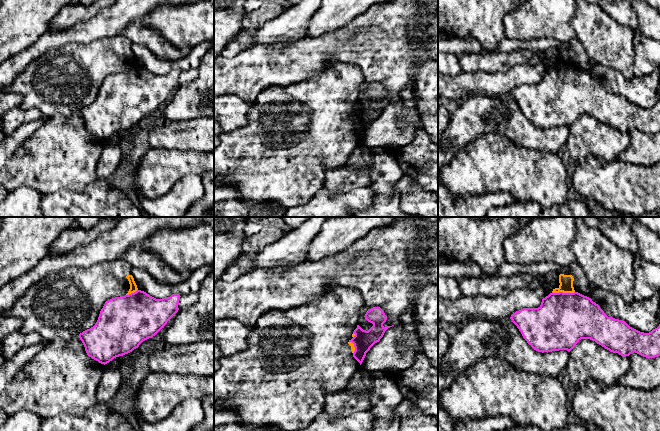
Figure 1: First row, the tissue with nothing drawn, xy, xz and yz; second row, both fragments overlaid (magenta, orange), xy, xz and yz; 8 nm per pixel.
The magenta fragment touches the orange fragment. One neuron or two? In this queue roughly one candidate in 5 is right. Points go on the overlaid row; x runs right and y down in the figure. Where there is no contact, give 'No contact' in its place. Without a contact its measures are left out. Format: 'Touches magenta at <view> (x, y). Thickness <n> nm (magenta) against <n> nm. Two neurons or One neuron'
Touches magenta at yz (562, 292). Thickness 420 nm (magenta) against 110 nm. Two neurons

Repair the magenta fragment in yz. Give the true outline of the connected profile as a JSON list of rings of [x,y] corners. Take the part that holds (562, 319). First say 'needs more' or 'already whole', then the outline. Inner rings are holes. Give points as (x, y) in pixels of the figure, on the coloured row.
already whole | [[[578,292],[550,293],[538,308],[523,308],[510,317],[527,343],[538,352],[567,350],[581,339],[590,339],[622,357],[637,353],[646,358],[660,356],[660,324],[649,333],[630,327],[625,321],[608,317],[591,298]]]

